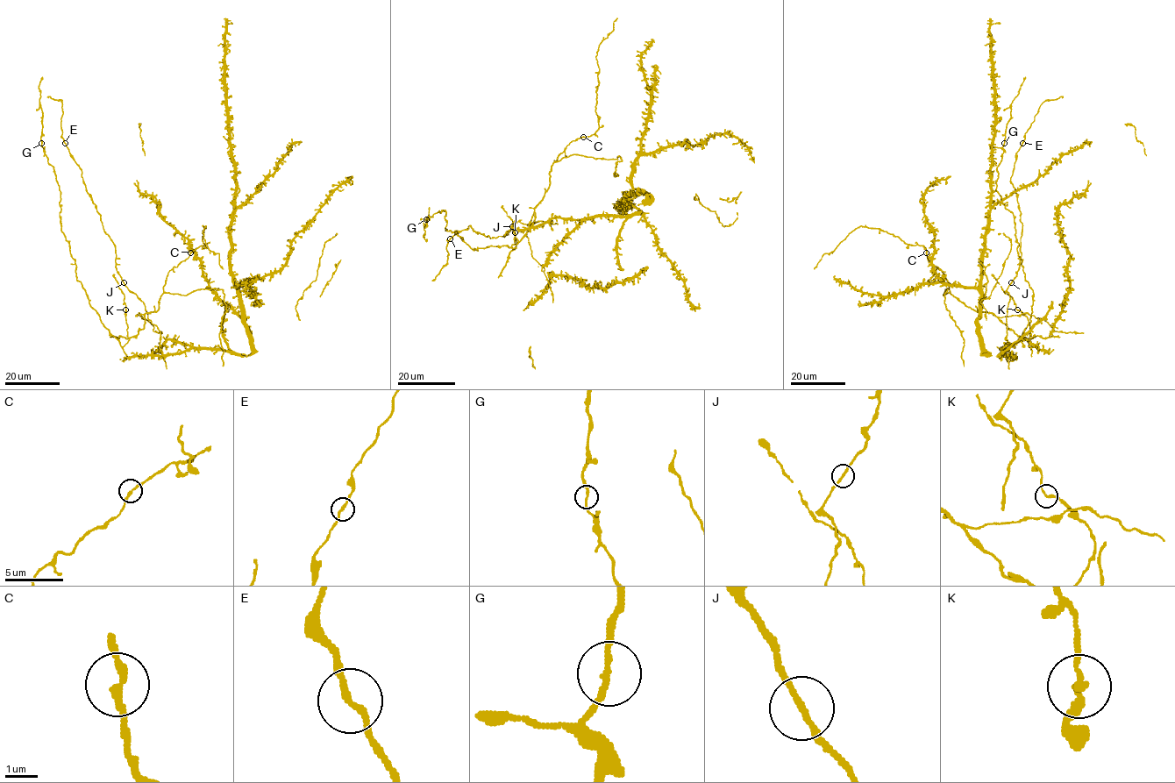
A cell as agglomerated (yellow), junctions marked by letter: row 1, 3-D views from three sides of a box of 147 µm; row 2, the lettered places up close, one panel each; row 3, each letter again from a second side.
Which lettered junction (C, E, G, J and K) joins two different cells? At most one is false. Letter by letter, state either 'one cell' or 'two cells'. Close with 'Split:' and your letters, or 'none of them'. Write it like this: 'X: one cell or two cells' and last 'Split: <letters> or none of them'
C: one cell
E: one cell
G: one cell
J: one cell
K: one cell
Split: none of them

